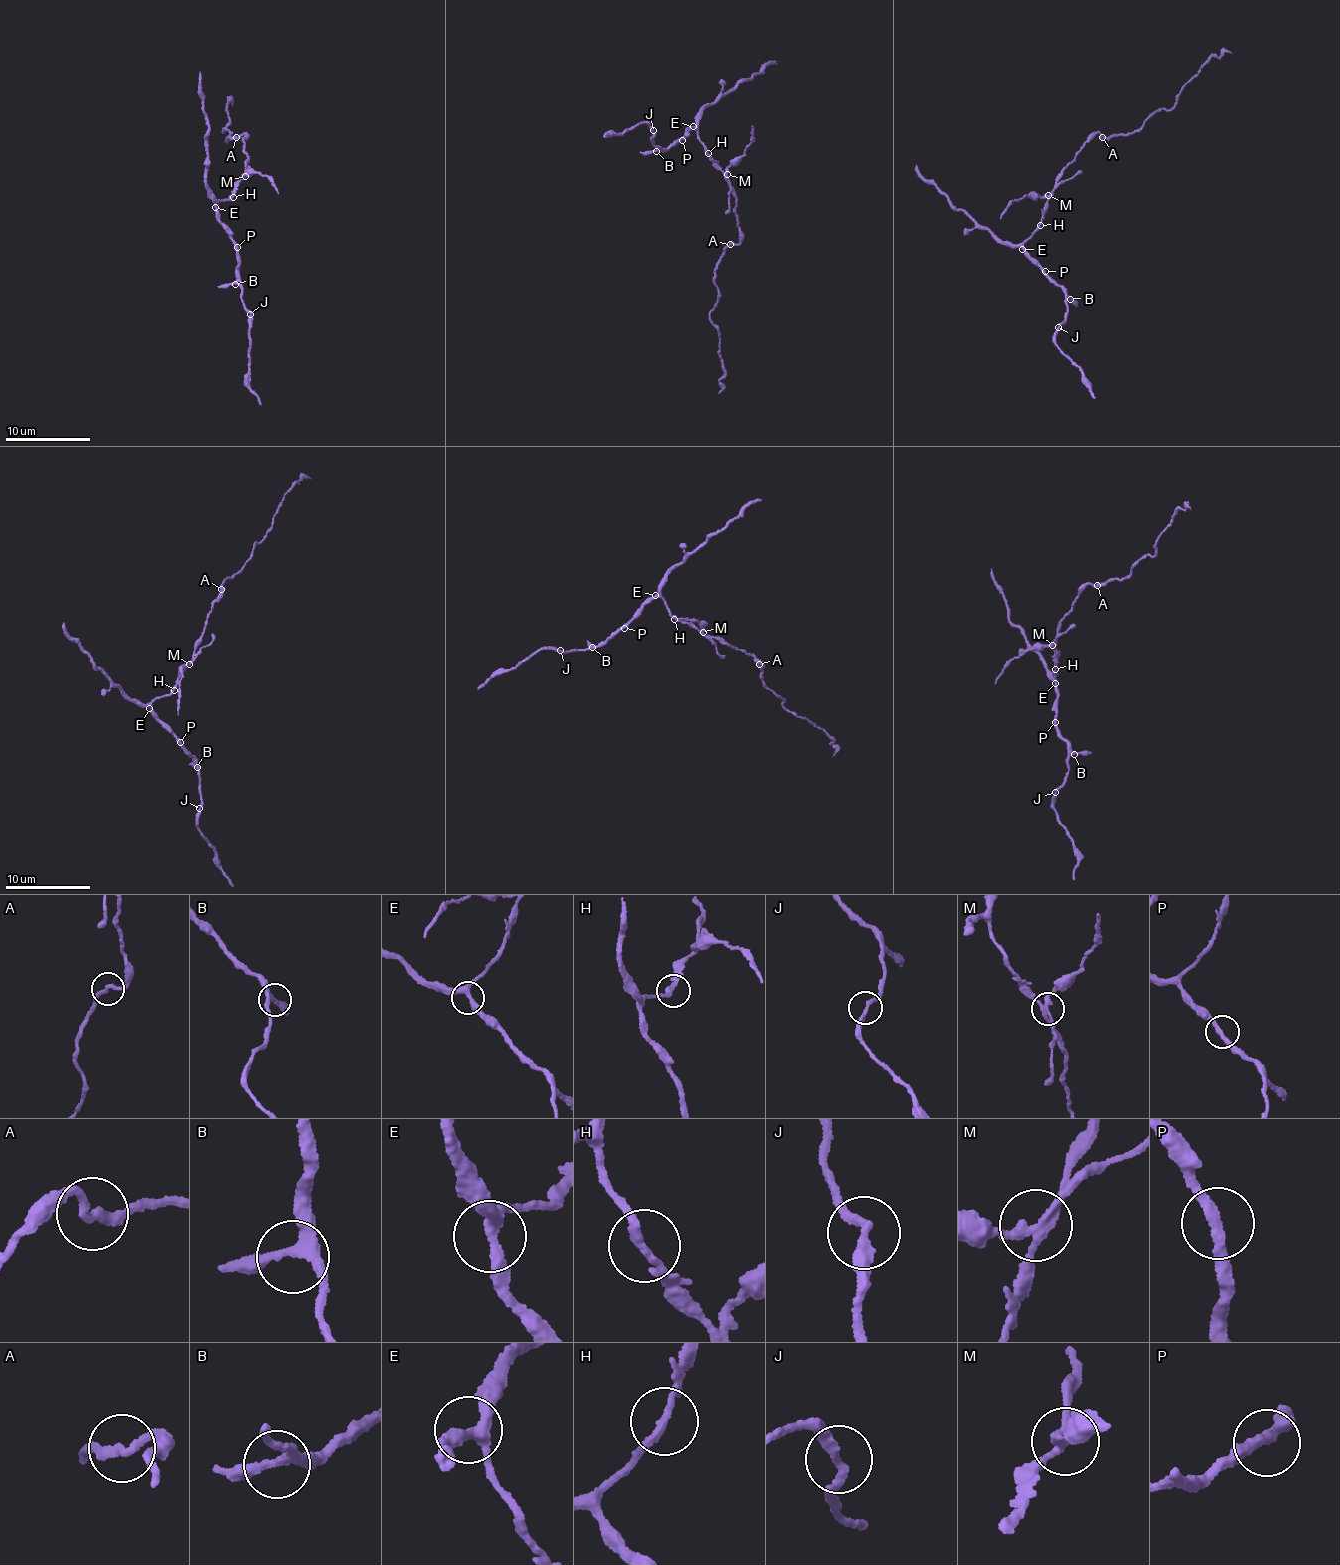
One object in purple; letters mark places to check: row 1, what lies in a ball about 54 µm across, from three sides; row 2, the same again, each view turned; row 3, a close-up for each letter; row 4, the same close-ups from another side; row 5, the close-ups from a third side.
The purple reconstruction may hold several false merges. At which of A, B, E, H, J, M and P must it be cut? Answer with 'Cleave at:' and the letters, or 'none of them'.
Cleave at: M

